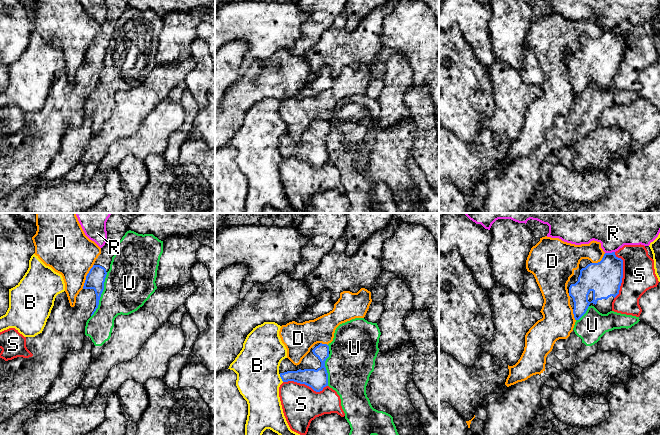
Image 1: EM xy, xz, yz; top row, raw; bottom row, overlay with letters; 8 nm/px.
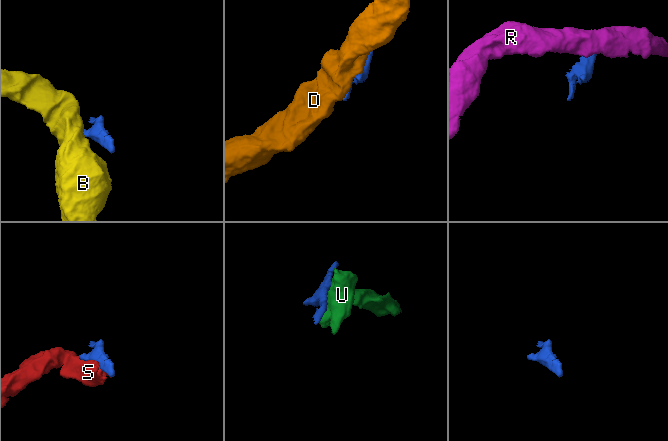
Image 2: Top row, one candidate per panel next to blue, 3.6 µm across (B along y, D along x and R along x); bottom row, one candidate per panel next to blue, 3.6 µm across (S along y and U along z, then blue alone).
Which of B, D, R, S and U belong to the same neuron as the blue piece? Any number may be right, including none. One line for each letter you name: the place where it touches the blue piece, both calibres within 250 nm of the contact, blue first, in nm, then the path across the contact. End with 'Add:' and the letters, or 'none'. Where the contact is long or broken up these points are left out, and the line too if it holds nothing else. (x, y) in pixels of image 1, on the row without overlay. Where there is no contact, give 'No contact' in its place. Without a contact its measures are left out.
Add: none

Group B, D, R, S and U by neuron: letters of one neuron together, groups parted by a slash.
B / D / R / S / U

